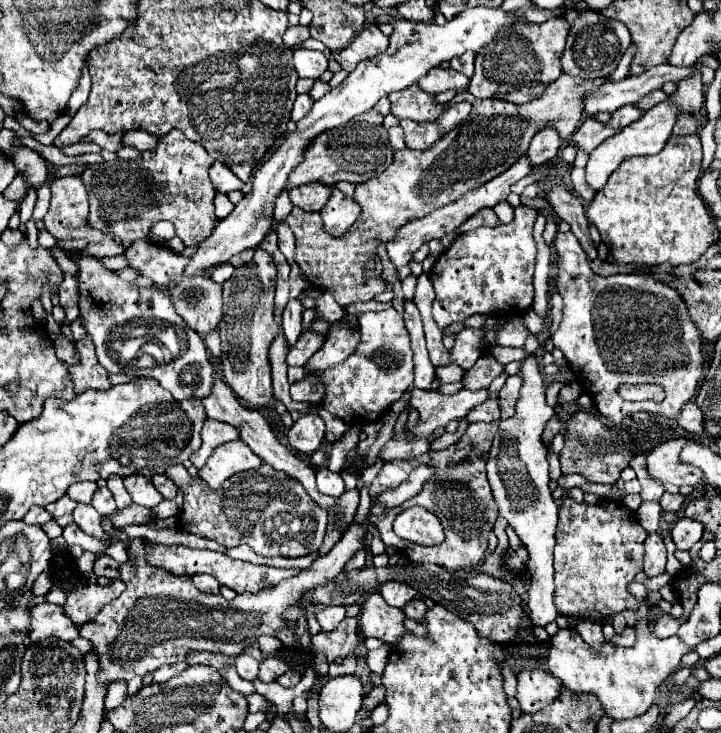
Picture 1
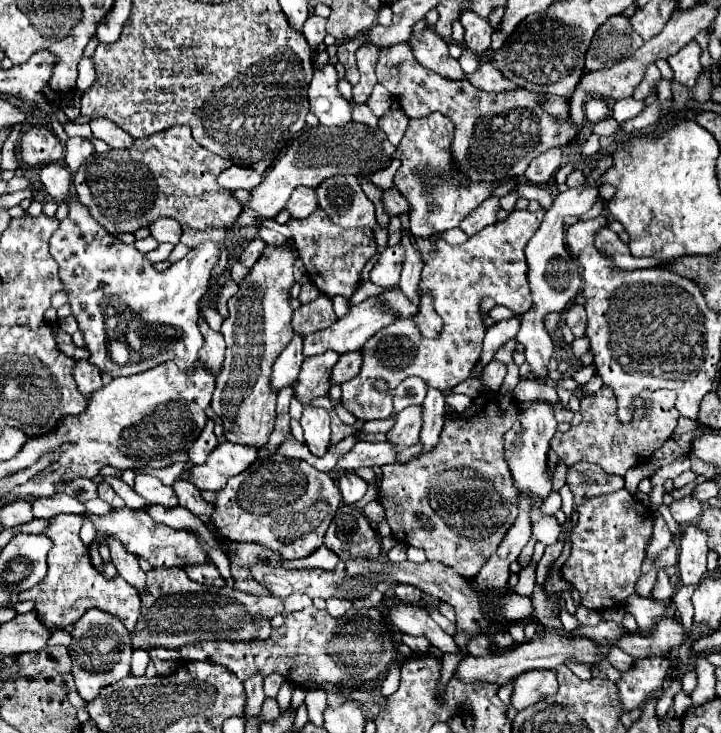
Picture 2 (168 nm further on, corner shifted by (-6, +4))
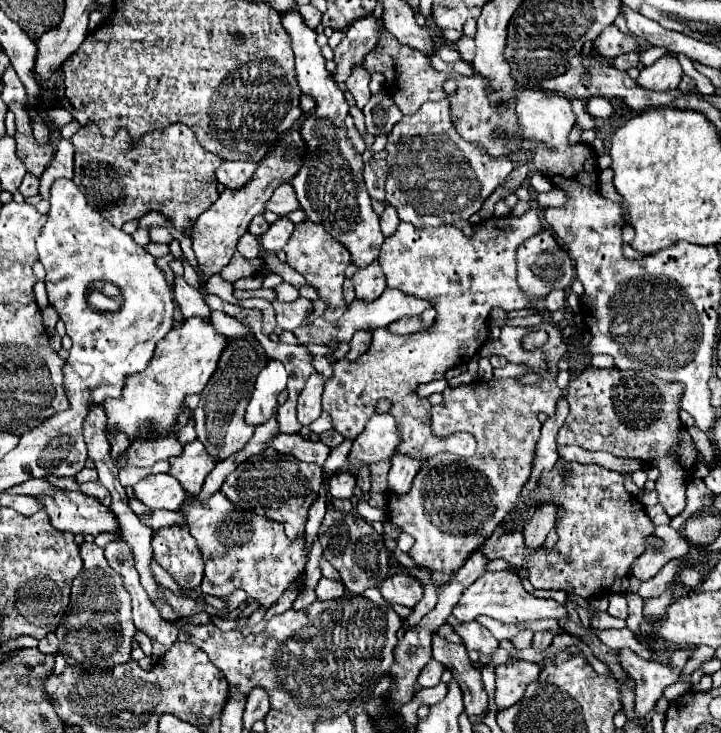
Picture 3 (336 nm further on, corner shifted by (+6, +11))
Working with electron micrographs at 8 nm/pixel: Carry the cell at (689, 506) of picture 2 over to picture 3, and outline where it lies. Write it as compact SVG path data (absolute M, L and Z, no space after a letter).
M588 366L566 388L570 414L558 432L558 446L576 444L584 450L604 450L620 458L638 458L660 470L656 492L670 518L686 508L686 484L694 468L696 448L678 418L682 384L664 382L648 372Z

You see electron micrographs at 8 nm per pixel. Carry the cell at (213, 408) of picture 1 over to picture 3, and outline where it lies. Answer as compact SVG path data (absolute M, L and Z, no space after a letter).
M176 292L176 302L178 302L178 308L186 318L192 318L192 316L202 316L202 320L208 320L210 318L210 308L206 306L206 302L202 300L200 292Z

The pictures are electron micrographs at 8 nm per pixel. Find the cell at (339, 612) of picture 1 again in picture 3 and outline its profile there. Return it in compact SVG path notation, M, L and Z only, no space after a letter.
M320 578L318 586L316 586L316 596L318 596L318 600L334 600L334 598L342 598L344 590L346 588L342 582Z

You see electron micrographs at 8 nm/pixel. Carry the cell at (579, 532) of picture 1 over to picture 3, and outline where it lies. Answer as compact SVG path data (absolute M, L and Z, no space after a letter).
M562 460L556 462L556 468L552 468L552 472L548 476L544 476L544 484L540 486L540 492L536 492L536 506L540 502L554 502L556 506L562 506L566 510L564 518L558 522L558 542L552 550L534 550L530 552L524 546L524 538L520 532L510 532L504 534L500 530L496 530L484 544L484 554L488 554L488 560L496 560L496 558L504 558L508 564L520 568L526 566L530 570L530 582L534 588L542 588L542 590L562 590L580 598L592 598L600 592L608 592L612 588L612 584L624 576L630 574L630 566L634 562L634 558L638 558L644 552L644 542L646 538L654 532L654 524L650 522L646 510L642 508L642 504L630 496L624 490L624 478L620 476L620 472L612 472L606 470L602 466L594 466L594 464L574 464L568 462L566 466L570 470L570 480L562 482L560 470L562 470Z

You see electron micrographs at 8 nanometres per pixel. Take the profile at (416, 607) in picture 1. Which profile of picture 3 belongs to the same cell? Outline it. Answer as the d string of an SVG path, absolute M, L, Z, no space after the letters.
M448 622L440 626L438 634L440 634L440 636L444 636L448 642L454 642L454 644L464 644L464 640L460 638L460 634L458 634L458 632L456 632L456 630L454 630L454 628L448 624Z

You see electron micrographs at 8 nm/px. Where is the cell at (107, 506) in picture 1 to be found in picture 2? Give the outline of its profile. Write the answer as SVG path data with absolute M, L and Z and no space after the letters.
M100 483L98 485L98 497L102 499L102 501L106 501L106 503L110 503L112 507L124 507L124 501L114 493L114 489L108 485L108 483Z

